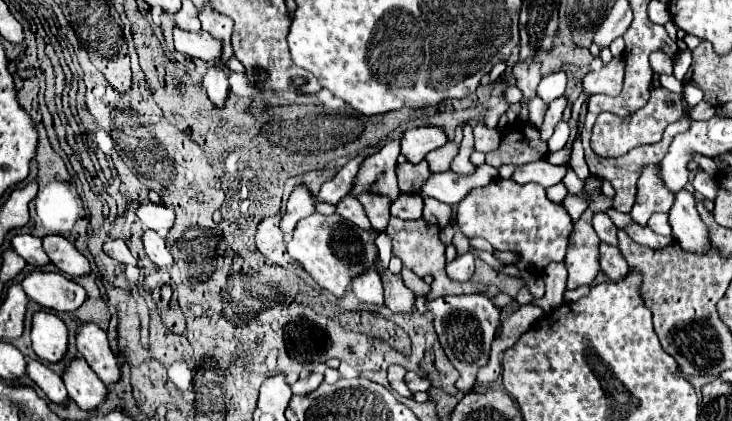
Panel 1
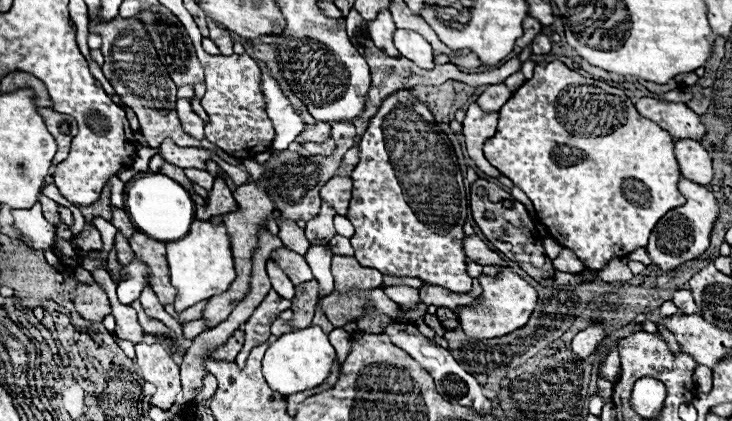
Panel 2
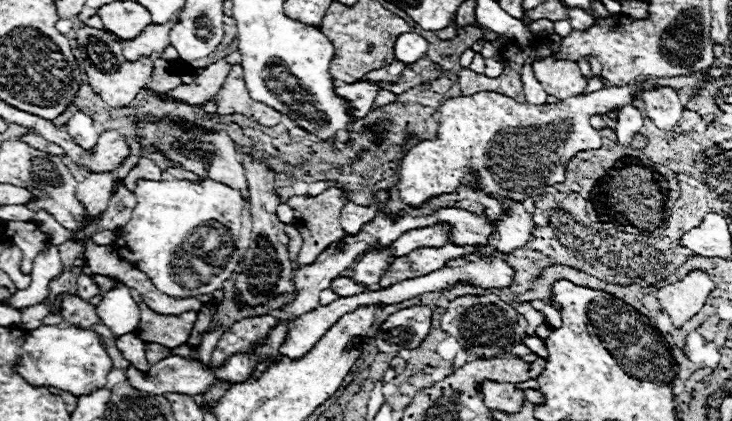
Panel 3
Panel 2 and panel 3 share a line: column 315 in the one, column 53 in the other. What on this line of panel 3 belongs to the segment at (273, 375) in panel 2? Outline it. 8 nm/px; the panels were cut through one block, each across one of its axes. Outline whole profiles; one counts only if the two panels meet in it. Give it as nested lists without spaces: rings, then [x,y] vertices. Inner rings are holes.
[[[38,326],[26,332],[16,372],[34,386],[44,386],[44,388],[52,386],[70,392],[74,396],[84,396],[106,386],[106,376],[110,368],[112,360],[102,348],[98,334],[90,332],[88,328]]]

